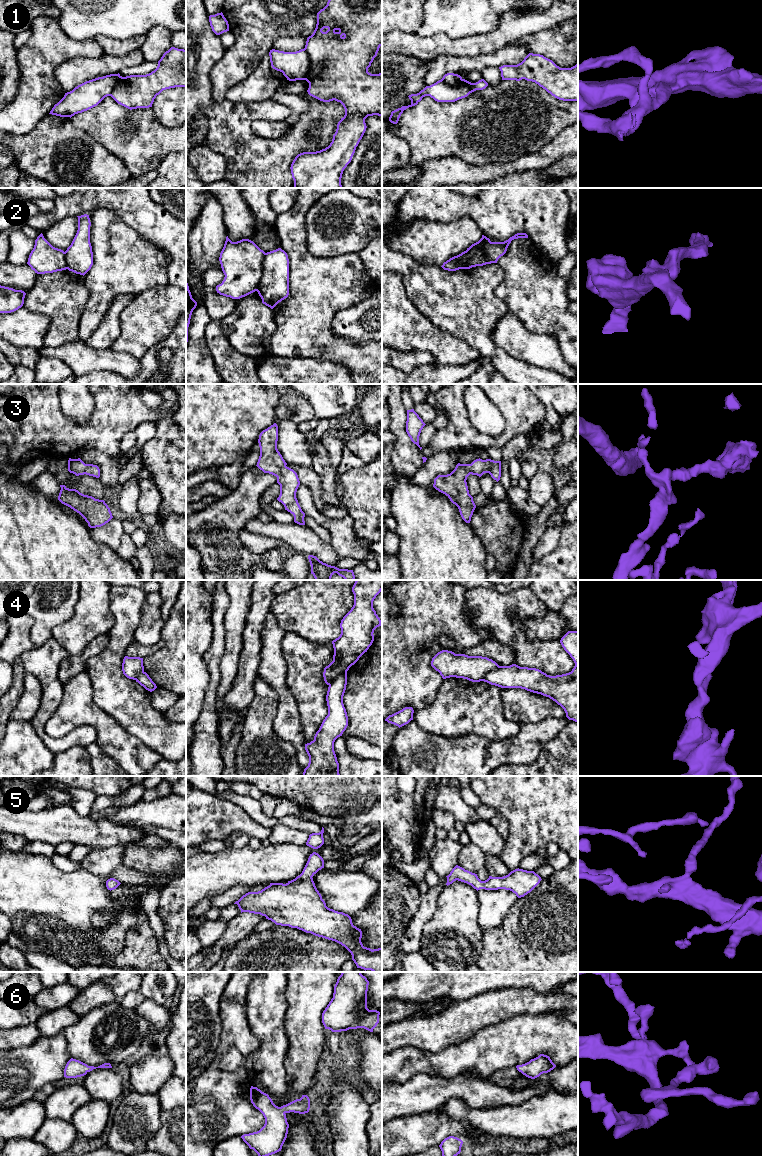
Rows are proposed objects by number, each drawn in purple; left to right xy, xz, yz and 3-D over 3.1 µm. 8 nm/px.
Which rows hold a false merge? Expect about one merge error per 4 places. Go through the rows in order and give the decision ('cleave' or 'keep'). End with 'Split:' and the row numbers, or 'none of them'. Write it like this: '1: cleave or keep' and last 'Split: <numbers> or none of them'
1: cleave
2: cleave
3: keep
4: cleave
5: keep
6: keep
Split: 1, 2, 4

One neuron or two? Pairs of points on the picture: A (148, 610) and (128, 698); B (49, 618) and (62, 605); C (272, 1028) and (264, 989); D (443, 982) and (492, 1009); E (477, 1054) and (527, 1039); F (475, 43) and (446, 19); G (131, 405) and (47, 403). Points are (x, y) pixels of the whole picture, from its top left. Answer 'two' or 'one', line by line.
A: two
B: one
C: one
D: two
E: one
F: two
G: one

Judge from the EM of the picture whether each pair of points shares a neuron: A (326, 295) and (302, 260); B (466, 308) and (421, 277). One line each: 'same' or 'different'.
A: same
B: same

